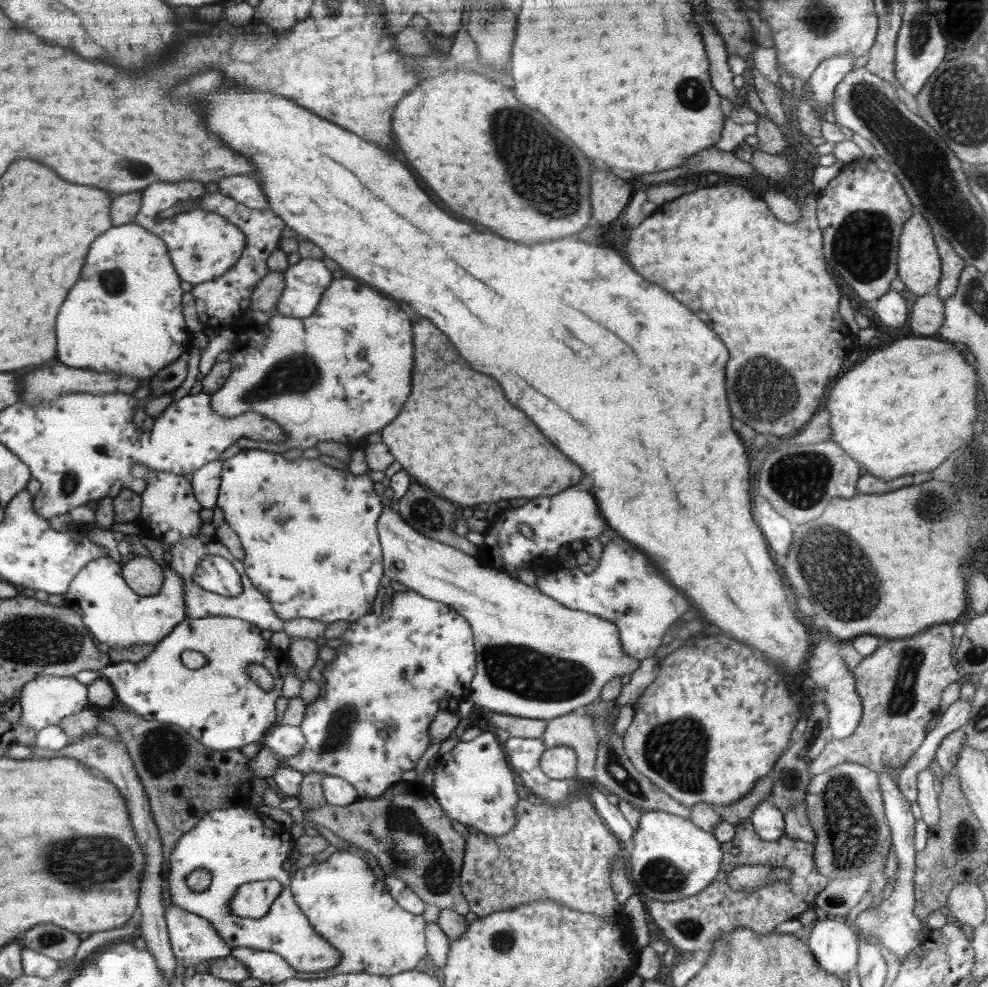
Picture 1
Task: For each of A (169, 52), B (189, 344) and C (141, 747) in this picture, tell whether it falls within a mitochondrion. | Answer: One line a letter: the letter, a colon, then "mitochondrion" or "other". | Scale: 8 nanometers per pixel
A: other
B: other
C: mitochondrion

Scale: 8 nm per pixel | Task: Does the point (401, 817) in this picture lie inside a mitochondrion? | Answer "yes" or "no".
yes

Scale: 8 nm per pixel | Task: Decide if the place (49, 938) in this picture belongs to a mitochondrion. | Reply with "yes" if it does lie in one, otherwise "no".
yes

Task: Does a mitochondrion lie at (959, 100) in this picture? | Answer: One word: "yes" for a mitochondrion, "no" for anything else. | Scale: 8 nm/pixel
yes

